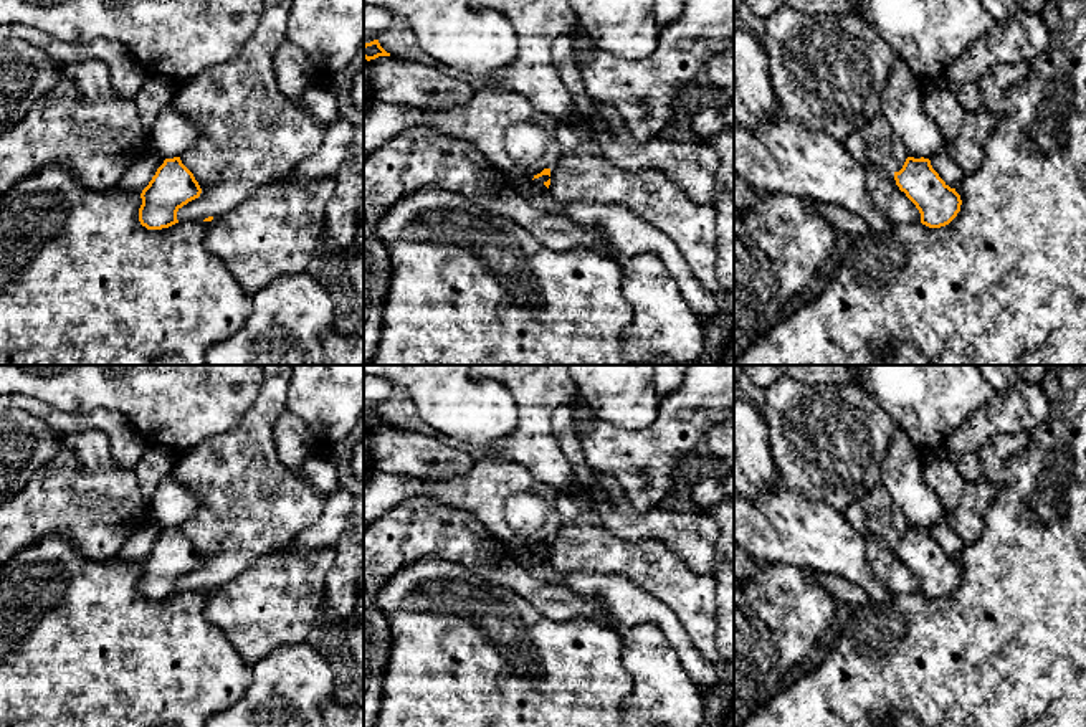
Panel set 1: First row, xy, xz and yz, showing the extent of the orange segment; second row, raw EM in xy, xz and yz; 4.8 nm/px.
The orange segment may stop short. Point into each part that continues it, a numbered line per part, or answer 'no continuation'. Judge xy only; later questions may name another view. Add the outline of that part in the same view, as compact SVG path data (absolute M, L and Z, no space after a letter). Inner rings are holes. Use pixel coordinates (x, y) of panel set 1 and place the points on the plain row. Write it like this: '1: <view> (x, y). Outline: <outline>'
no continuation

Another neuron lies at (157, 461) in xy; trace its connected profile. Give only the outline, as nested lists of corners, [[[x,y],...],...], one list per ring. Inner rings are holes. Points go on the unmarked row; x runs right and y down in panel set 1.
[[[150,444],[132,466],[142,497],[149,502],[159,482],[172,473],[175,453],[164,444]]]

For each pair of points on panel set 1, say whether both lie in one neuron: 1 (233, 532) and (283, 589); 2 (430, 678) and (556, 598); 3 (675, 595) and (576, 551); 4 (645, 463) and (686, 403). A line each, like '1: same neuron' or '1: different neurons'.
1: different neurons
2: different neurons
3: same neuron
4: same neuron

